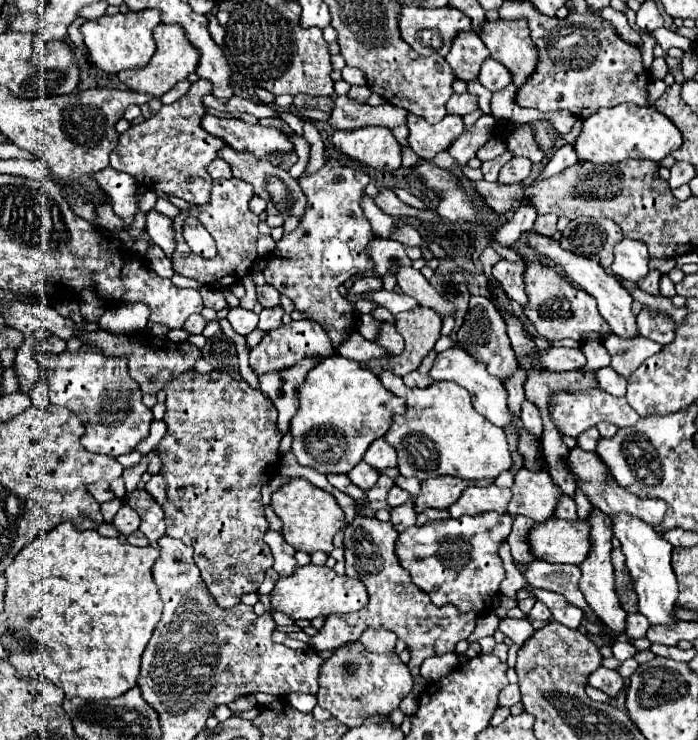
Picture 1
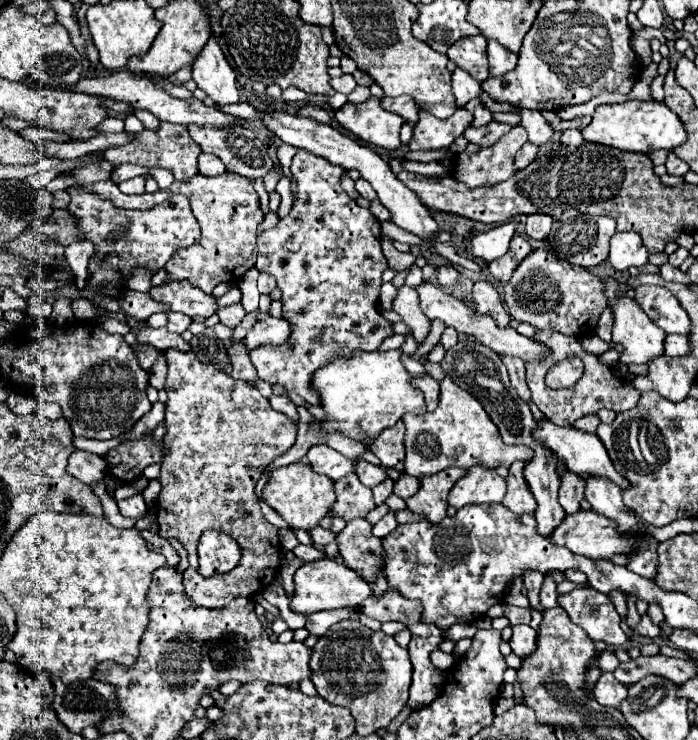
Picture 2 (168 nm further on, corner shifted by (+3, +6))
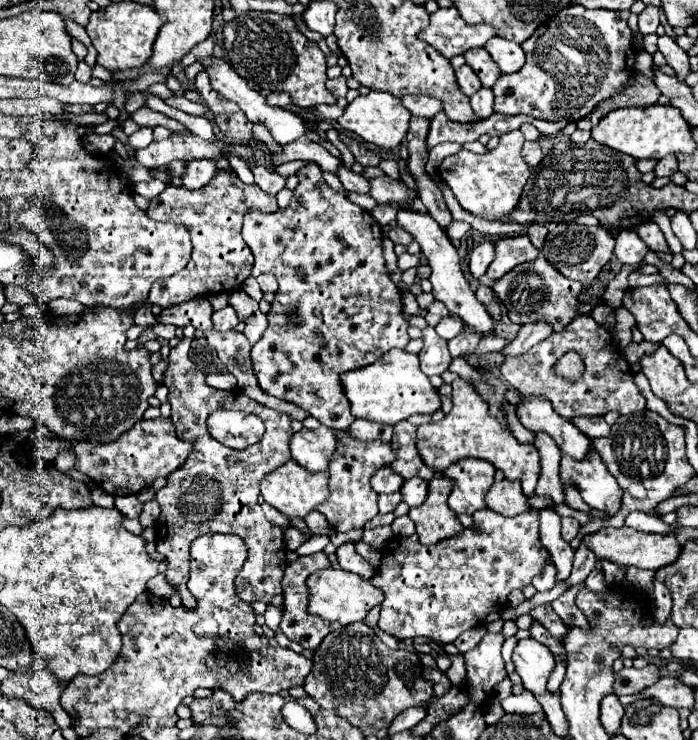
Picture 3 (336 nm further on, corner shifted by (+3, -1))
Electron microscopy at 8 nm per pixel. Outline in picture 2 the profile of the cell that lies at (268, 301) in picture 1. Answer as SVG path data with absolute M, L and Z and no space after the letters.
M260 274L260 278L258 278L260 294L270 294L274 288L276 288L276 278L268 276L268 274Z

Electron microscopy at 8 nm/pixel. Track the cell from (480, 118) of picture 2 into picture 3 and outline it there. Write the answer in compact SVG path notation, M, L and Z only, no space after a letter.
M480 87L472 97L470 97L470 103L472 103L472 109L476 111L476 115L480 115L482 119L490 117L494 111L492 111L492 103L494 103L494 93L486 87Z

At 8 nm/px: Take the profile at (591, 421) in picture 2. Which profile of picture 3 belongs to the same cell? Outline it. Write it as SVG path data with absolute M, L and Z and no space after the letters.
M574 417L572 423L574 423L588 439L596 439L596 437L610 435L610 425L604 421L604 417Z

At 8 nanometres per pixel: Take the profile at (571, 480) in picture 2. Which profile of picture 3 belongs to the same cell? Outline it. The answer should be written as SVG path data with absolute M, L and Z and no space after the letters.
M564 517L562 519L562 539L566 543L572 543L576 539L578 531L580 531L580 523L578 521L574 521L572 517Z

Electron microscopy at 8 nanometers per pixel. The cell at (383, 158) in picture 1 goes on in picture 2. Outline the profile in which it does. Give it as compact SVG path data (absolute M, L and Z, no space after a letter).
M374 96L362 104L346 102L340 110L336 110L334 118L338 126L376 148L398 150L402 144L400 126L404 124L404 120L400 120L400 116L396 114L384 112L380 108L380 100Z

